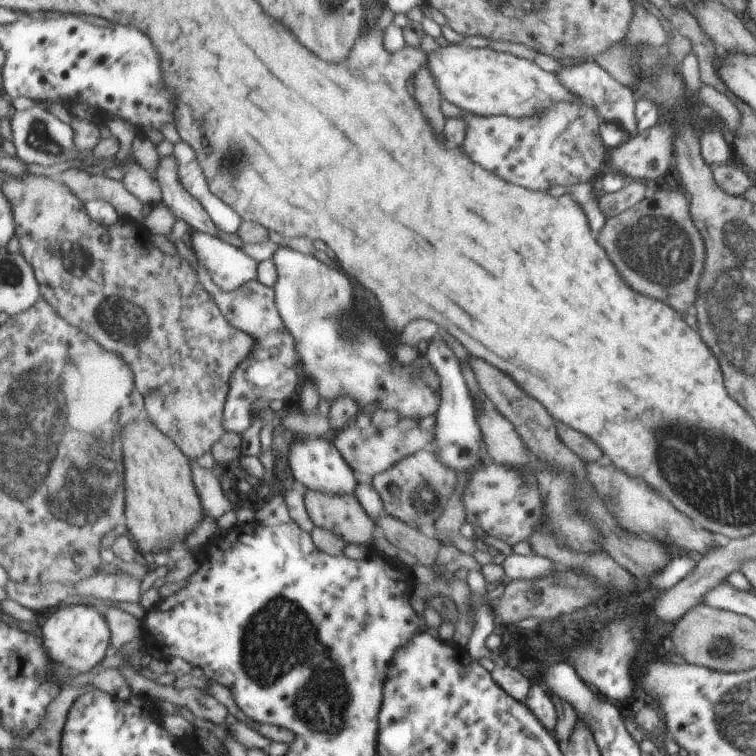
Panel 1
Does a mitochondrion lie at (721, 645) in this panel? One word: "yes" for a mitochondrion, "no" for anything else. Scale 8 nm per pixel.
yes

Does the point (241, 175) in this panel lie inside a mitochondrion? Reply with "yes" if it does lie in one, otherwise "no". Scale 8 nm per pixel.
yes

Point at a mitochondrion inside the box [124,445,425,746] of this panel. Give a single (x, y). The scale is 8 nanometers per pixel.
(280, 636)

